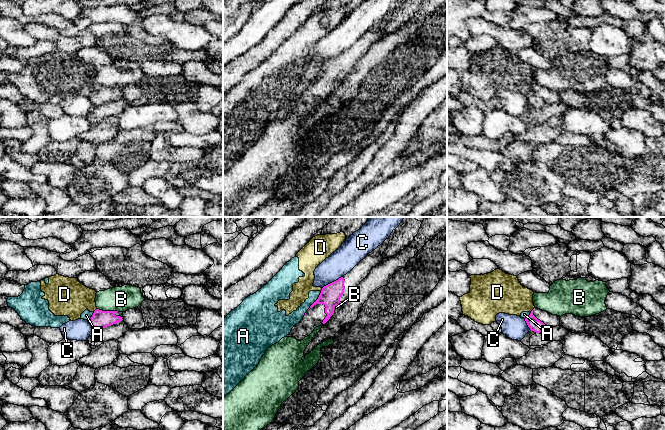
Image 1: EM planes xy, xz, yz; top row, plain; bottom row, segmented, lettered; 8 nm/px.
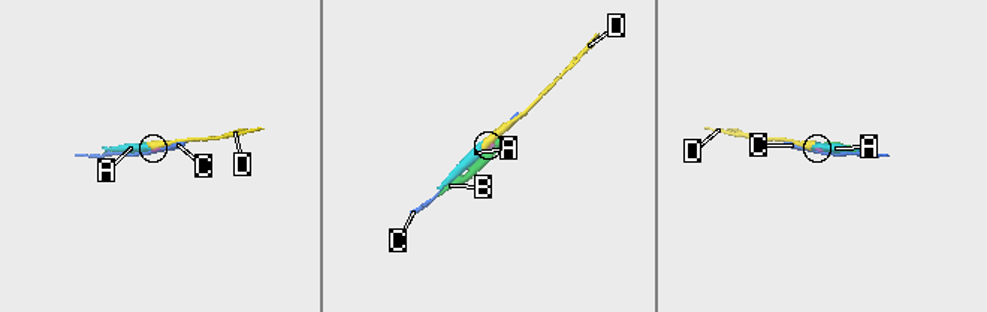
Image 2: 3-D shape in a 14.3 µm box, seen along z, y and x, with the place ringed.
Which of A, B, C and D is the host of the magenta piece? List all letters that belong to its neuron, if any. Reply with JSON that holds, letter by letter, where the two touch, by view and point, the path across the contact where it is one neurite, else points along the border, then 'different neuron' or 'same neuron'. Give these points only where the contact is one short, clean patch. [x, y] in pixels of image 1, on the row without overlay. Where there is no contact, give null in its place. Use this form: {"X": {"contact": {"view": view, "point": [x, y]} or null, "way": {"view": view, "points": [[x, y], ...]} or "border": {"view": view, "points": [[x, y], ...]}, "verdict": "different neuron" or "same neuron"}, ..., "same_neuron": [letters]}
{"A": {"contact": {"view": "xz", "point": [316, 76]}, "verdict": "different neuron"}, "B": {"contact": {"view": "xy", "point": [108, 87]}, "verdict": "different neuron"}, "C": {"contact": {"view": "xz", "point": [332, 58]}, "verdict": "different neuron"}, "D": {"contact": {"view": "yz", "point": [533, 85]}, "border": {"view": "yz", "points": [[534, 83], [530, 87]]}, "verdict": "different neuron"}, "same_neuron": []}

